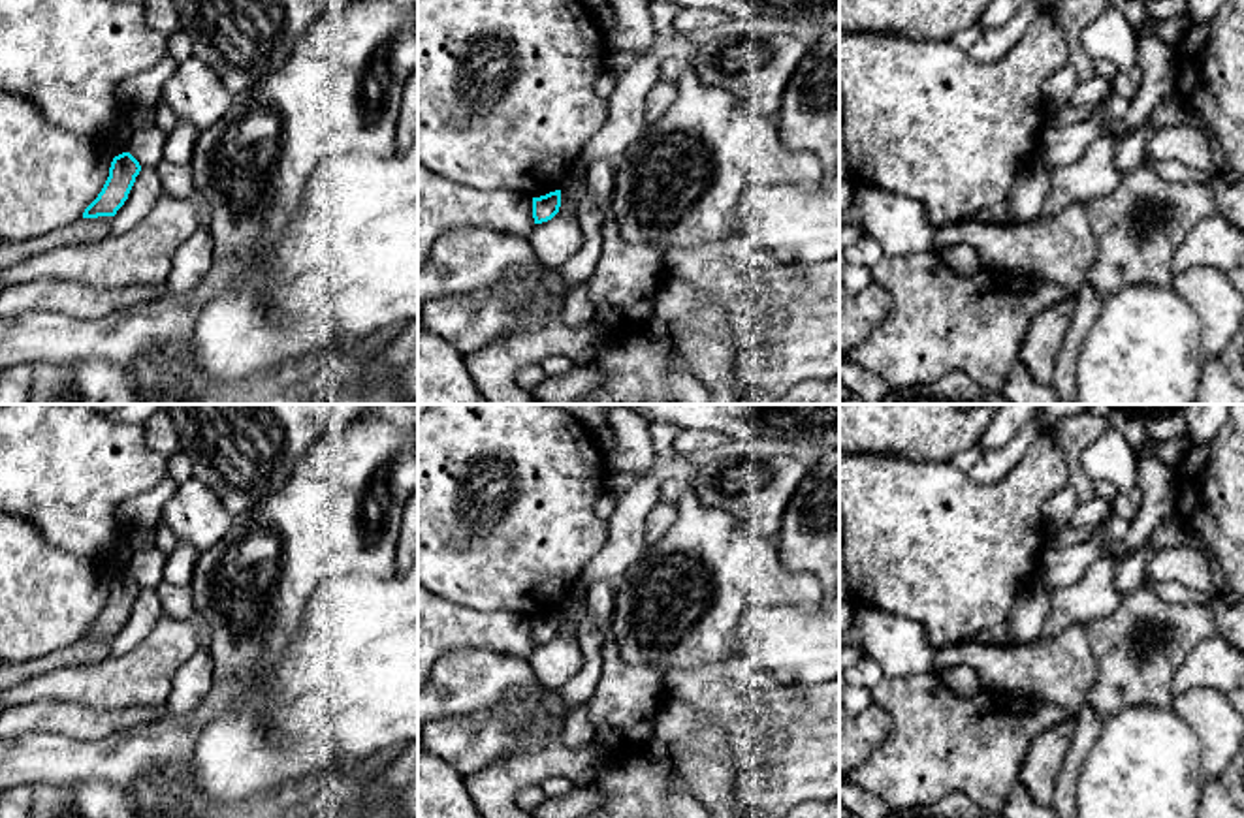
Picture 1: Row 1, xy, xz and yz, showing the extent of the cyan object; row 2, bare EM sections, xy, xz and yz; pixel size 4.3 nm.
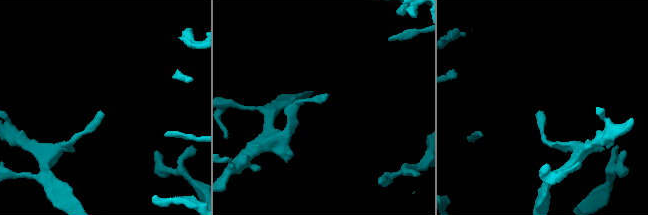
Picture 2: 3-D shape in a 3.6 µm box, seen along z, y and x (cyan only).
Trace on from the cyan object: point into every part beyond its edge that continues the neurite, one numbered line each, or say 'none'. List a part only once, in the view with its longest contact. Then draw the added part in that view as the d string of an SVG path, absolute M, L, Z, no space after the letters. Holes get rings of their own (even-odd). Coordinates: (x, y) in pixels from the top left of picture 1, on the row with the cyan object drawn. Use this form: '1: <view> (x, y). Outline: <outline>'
none

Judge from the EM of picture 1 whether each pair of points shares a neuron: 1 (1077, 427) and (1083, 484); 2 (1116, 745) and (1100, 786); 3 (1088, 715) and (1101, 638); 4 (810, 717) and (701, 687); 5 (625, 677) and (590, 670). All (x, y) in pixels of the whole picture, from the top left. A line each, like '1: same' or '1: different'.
1: same
2: same
3: different
4: same
5: different

